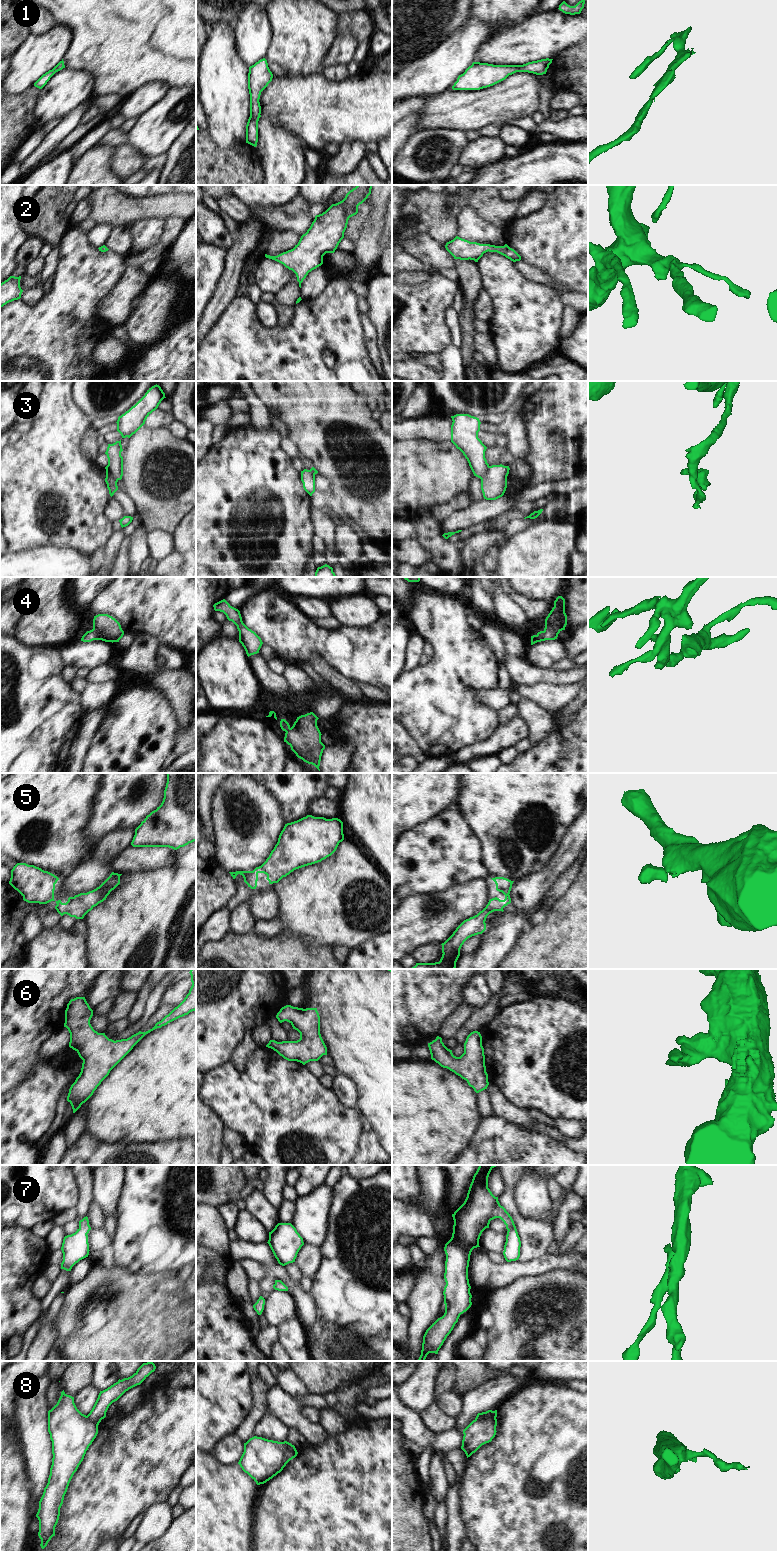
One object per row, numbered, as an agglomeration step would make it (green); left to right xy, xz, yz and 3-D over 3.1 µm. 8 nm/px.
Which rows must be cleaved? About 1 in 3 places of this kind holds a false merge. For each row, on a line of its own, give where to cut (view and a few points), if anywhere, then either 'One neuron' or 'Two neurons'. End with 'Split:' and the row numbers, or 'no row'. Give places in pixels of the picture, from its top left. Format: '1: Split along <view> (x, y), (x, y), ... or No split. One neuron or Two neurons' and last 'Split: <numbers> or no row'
1: No split. One neuron
2: No split. One neuron
3: Split along yz (489, 466), (481, 479). Two neurons
4: No split. One neuron
5: No split. One neuron
6: No split. One neuron
7: No split. One neuron
8: Split along yz (493, 1411), (490, 1417), (475, 1420). Two neurons
Split: 3, 8

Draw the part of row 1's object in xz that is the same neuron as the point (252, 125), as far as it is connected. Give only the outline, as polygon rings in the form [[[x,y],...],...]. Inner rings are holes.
[[[265,58],[249,67],[248,89],[250,94],[250,117],[246,125],[246,143],[256,147],[258,142],[258,121],[261,117],[260,95],[272,81],[273,74]]]

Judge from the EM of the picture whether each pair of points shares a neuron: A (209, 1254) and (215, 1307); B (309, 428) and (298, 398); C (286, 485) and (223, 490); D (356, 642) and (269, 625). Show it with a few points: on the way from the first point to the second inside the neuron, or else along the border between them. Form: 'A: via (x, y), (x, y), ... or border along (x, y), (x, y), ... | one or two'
A: border along (213, 1260), (222, 1267), (216, 1278), (220, 1283) | two
B: via (309, 421), (309, 409), (305, 405) | one
C: via (270, 488), (267, 490), (239, 490) | one
D: via (334, 642), (294, 637), (291, 634) | one

